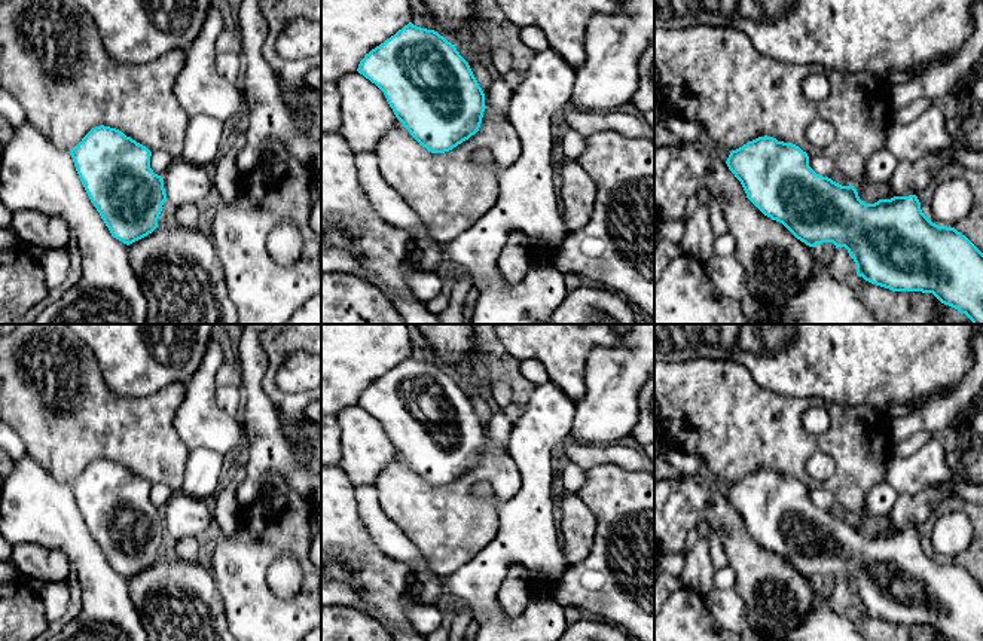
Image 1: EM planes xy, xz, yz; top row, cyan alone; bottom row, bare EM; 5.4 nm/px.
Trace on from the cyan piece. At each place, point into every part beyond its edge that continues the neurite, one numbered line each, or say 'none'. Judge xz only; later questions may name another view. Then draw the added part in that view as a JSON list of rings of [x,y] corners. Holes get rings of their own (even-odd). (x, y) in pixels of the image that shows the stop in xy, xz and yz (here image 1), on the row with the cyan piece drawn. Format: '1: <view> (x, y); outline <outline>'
none

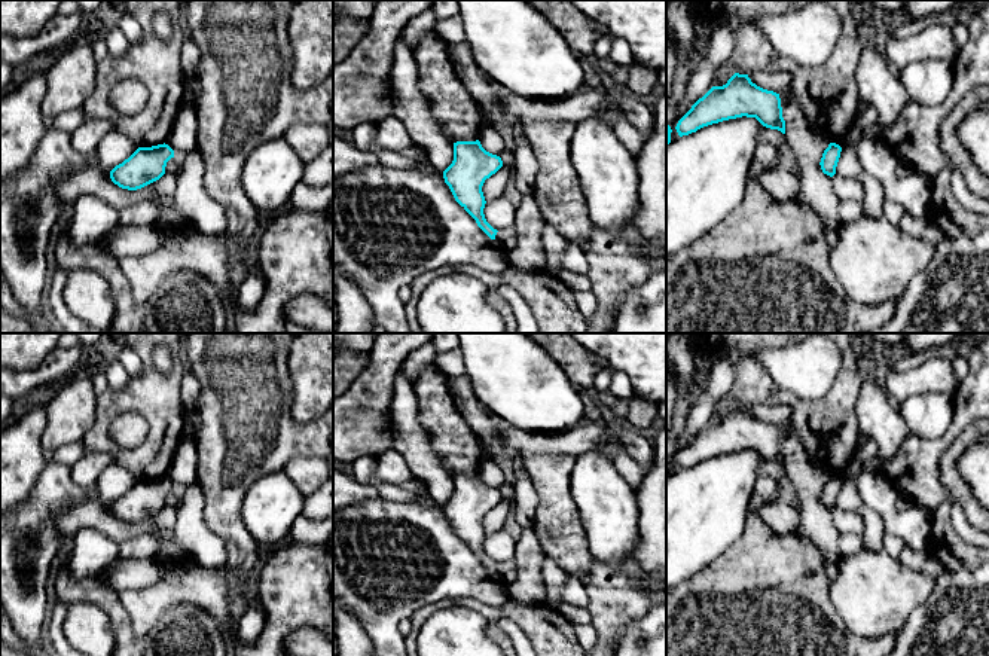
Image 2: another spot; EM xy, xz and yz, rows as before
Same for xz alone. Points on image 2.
1: xz (506, 238); outline [[[513,228],[498,231],[494,239],[500,247],[509,250],[516,245],[516,232]]]

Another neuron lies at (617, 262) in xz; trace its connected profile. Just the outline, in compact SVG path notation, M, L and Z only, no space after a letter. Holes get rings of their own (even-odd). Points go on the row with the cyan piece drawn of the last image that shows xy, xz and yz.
M637 213L617 231L595 229L583 247L587 277L598 308L587 333L611 333L620 298L653 274L666 269L666 256L645 253L645 247L665 247L666 238L645 239L635 223Z

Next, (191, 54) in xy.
M187 37L181 46L181 68L187 80L195 79L201 60L201 49Z

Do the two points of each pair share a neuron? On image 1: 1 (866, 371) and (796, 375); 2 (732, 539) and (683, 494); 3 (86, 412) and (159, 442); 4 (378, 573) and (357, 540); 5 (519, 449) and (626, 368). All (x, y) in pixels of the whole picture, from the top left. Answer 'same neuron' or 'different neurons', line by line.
1: same neuron
2: same neuron
3: same neuron
4: same neuron
5: different neurons

